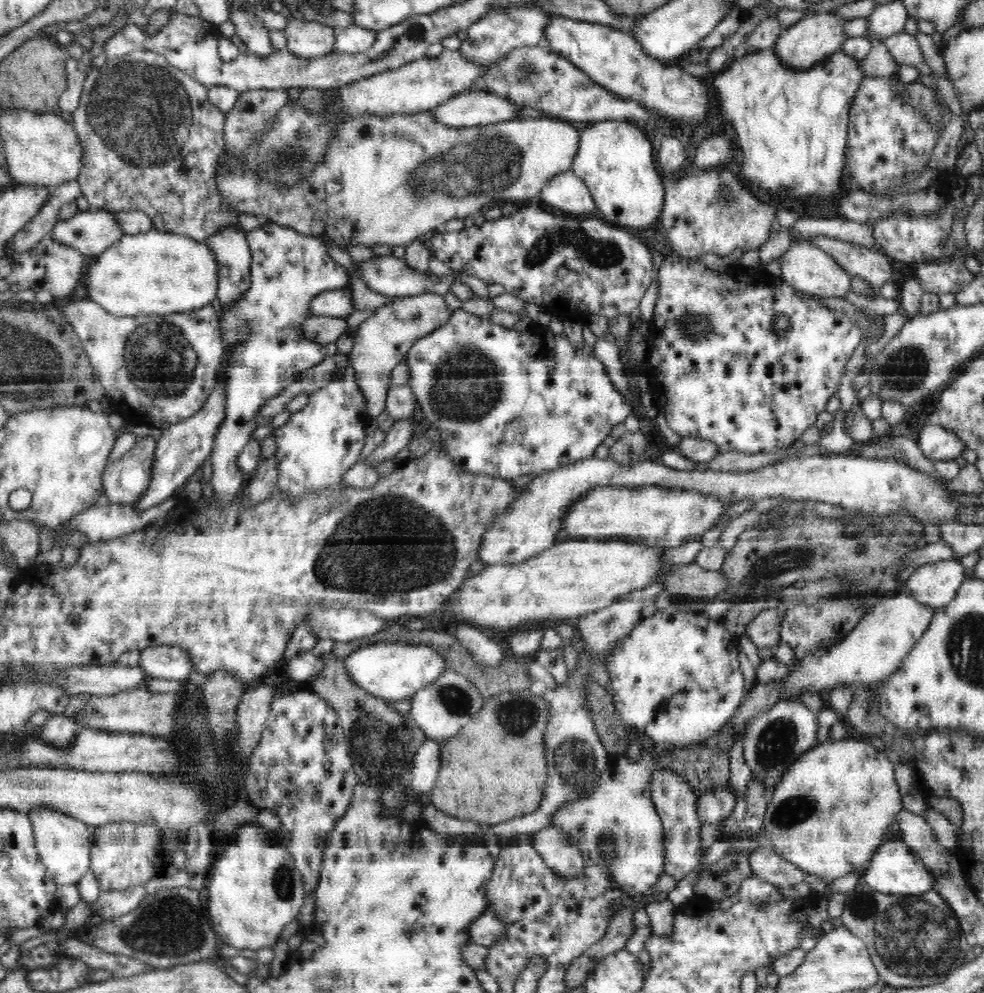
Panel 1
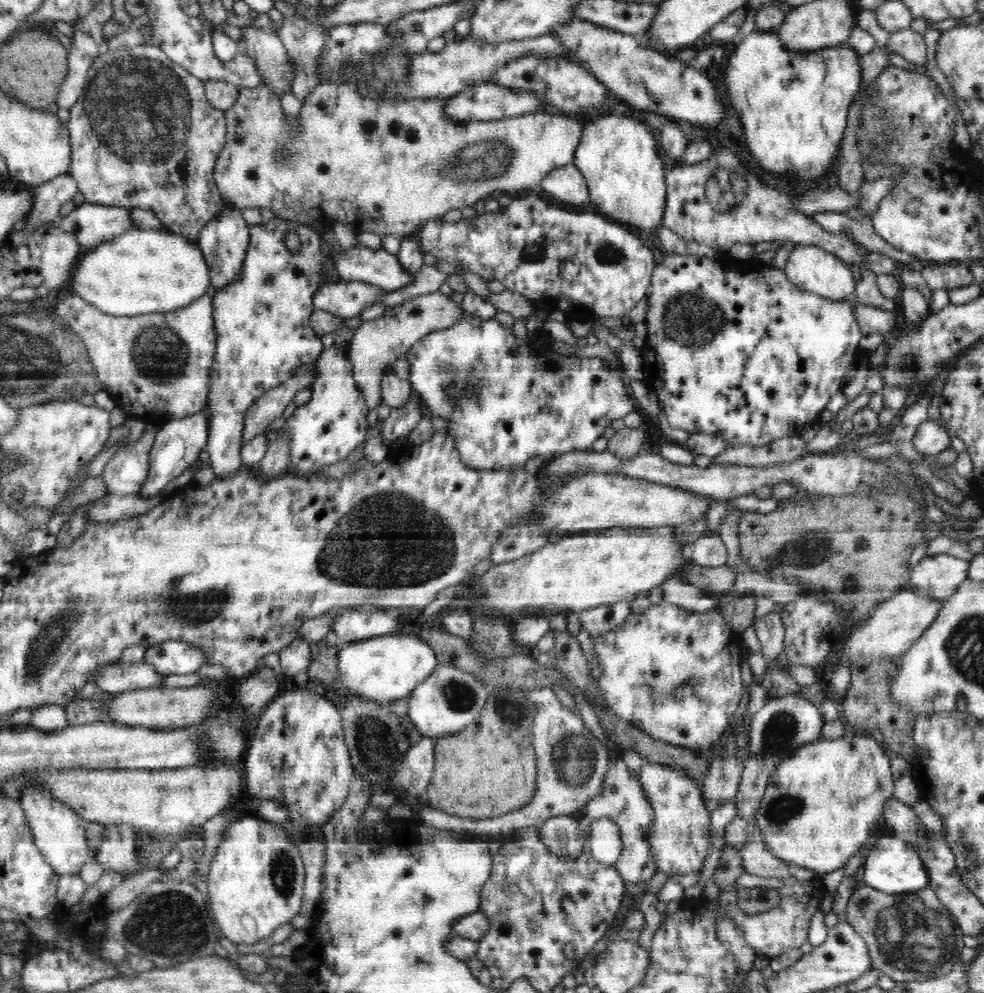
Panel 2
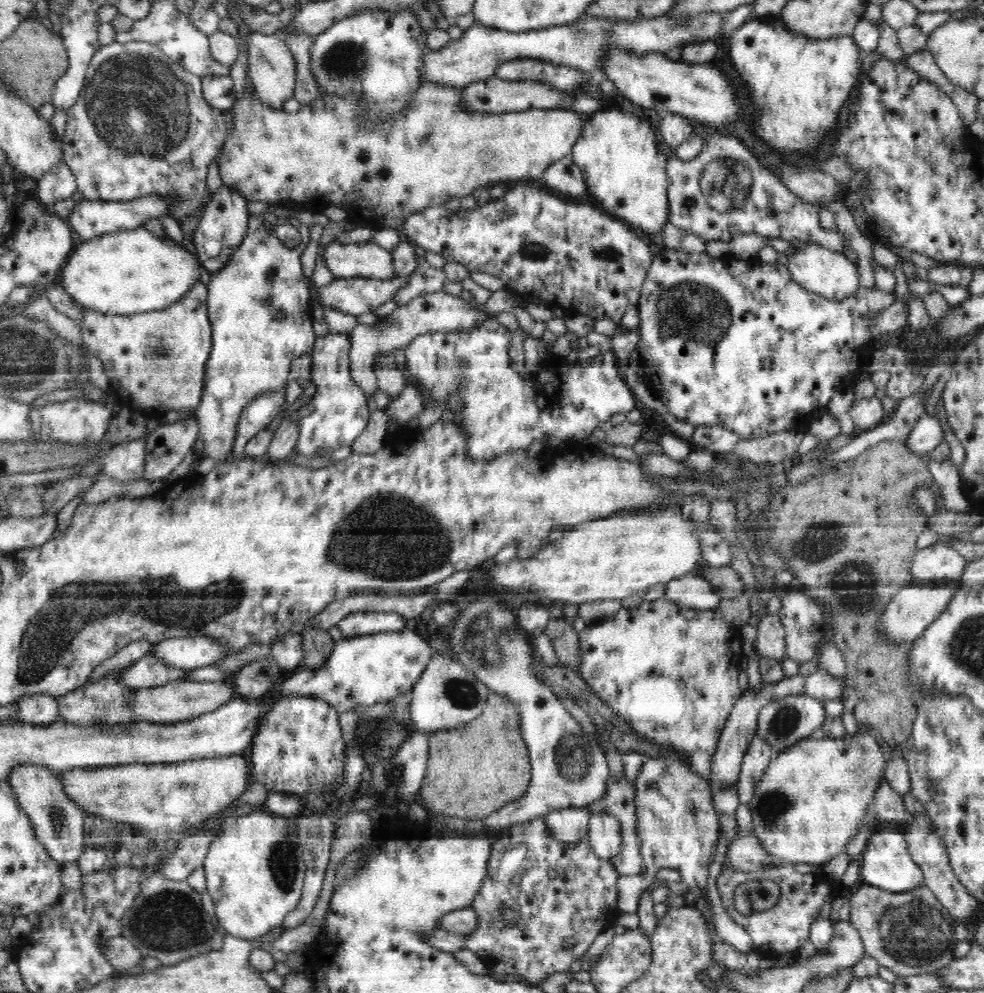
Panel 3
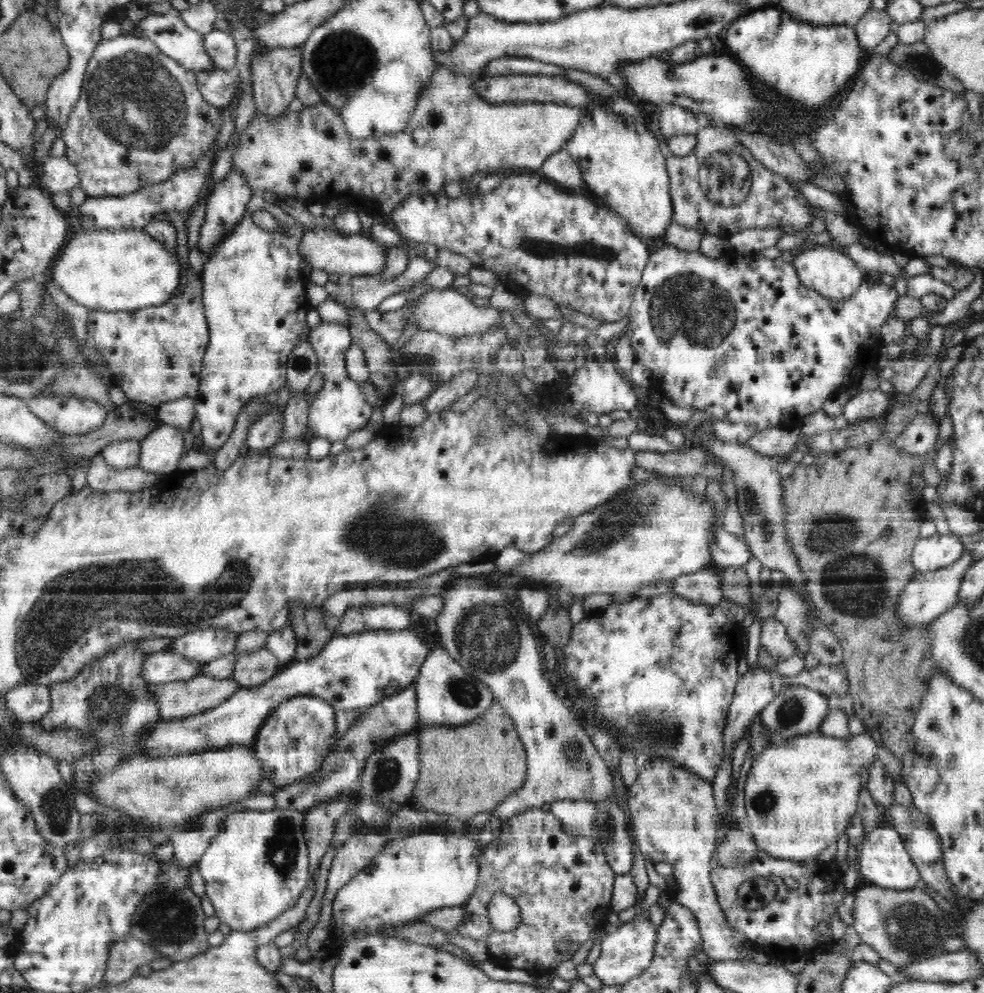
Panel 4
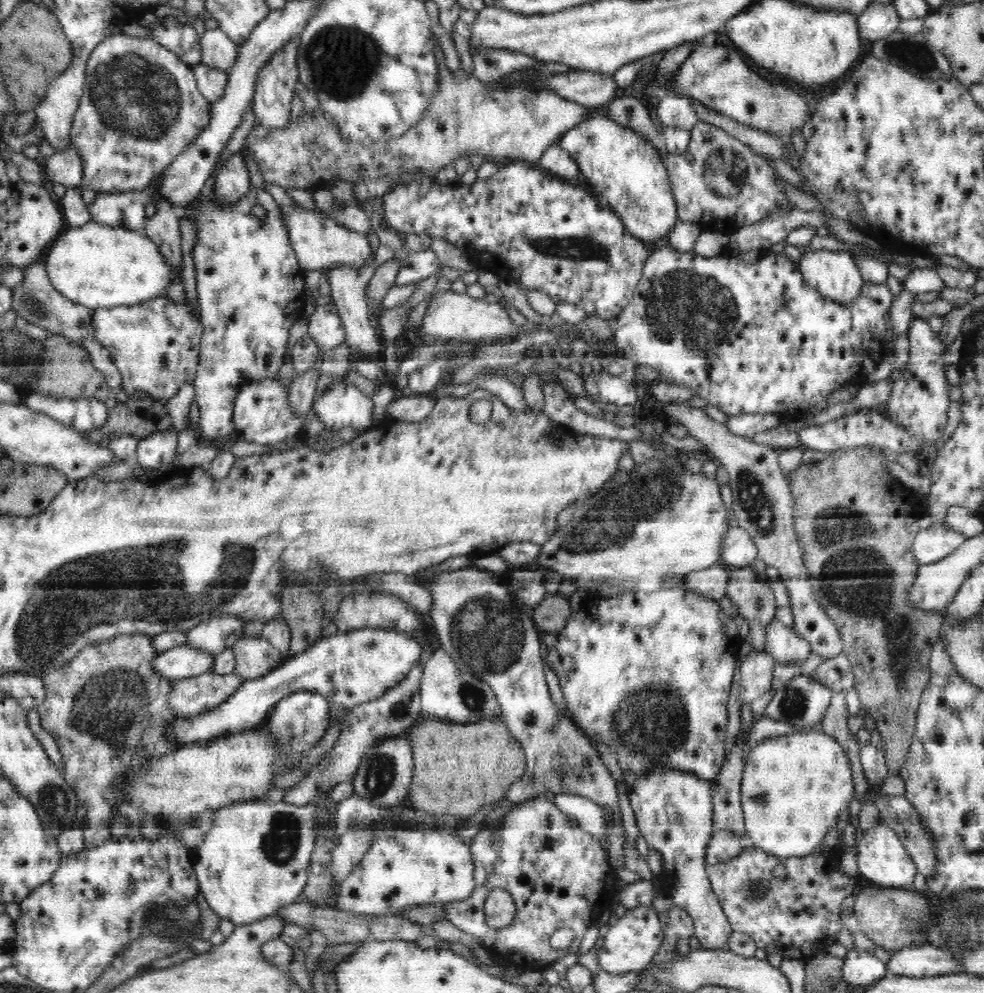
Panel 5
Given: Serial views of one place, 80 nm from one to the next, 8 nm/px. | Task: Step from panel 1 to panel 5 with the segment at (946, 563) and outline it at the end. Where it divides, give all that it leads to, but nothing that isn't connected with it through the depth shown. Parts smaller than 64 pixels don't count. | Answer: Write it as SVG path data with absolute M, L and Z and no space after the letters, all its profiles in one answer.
M932 525L920 529L914 537L912 552L920 566L947 557L962 544L967 537L945 525Z

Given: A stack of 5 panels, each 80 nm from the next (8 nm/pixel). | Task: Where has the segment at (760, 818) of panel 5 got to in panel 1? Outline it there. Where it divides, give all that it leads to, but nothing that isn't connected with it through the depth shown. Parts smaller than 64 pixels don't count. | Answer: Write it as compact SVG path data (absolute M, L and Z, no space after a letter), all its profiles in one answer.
M848 738L842 739L836 742L826 741L824 743L818 743L812 748L805 750L790 766L790 770L784 774L782 780L778 782L774 794L772 794L768 801L766 812L763 818L763 830L768 834L768 844L770 844L776 854L784 858L784 860L794 864L798 869L810 874L812 877L820 876L826 881L831 881L836 878L842 878L846 874L850 874L852 870L866 871L868 863L875 858L878 848L882 844L886 843L884 840L888 838L888 830L890 830L890 824L894 822L894 818L898 820L900 812L902 812L902 801L900 796L900 788L896 783L896 777L894 777L894 763L888 761L886 757L886 751L880 751L866 744L864 739L854 740Z

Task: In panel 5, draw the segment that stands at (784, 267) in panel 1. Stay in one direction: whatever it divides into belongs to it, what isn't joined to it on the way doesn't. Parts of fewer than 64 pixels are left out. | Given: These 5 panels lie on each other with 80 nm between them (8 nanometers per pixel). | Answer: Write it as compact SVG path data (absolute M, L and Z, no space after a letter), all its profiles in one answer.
M818 249L801 255L800 272L804 281L827 299L852 304L866 283L850 253Z

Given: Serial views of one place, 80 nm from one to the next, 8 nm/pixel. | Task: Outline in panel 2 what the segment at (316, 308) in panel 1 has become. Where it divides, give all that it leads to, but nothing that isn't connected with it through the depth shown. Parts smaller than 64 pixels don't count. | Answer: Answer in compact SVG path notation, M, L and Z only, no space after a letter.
M336 281L322 285L313 296L313 306L349 321L378 304L385 290L360 281Z

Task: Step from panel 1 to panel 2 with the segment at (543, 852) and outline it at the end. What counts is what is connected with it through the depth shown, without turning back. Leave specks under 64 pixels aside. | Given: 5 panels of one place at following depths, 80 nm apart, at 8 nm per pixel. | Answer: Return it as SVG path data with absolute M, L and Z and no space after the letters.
M574 815L548 818L538 828L538 835L557 857L580 856L588 839L580 825L580 819L576 819Z

